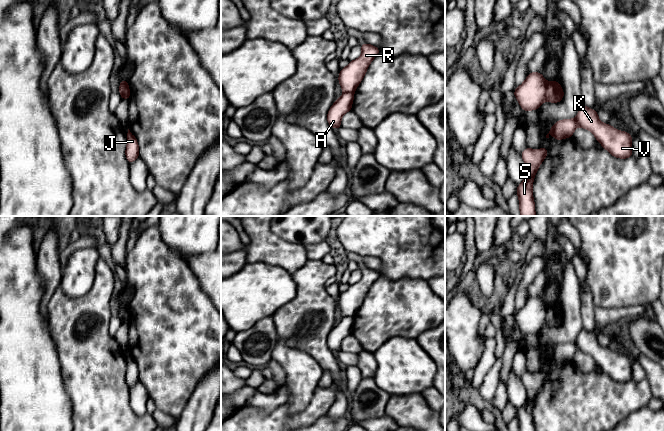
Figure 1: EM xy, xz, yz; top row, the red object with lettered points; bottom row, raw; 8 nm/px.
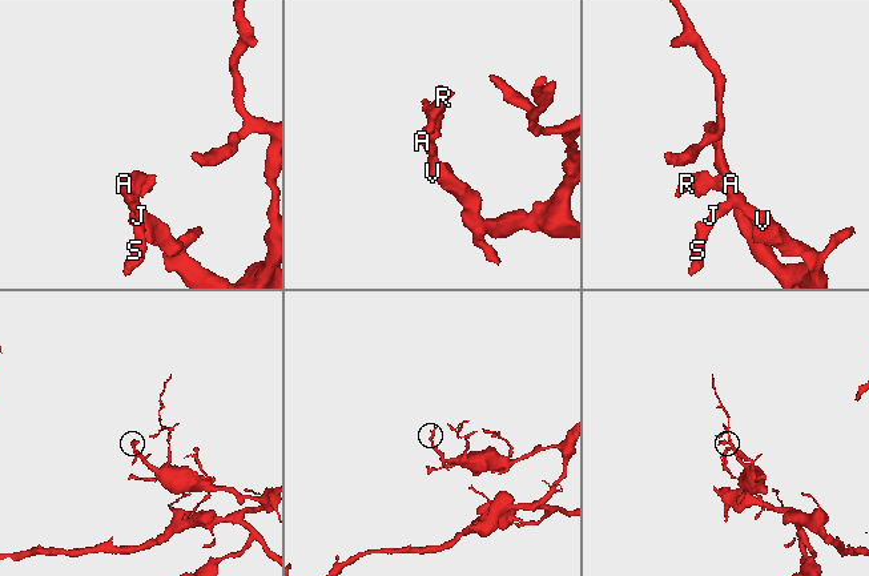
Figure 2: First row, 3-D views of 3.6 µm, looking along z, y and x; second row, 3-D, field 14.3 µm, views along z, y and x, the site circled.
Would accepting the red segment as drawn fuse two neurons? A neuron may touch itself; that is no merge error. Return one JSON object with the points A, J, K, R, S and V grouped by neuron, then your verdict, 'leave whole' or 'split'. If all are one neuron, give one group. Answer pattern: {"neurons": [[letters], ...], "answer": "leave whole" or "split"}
{"neurons": [["A", "J", "K", "S", "V"], ["R"]], "answer": "split"}

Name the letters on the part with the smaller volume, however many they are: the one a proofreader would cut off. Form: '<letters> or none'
R

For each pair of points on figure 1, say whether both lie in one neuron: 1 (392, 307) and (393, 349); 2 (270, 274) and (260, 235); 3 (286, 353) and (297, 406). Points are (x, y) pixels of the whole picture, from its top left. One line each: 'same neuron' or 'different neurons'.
1: different neurons
2: different neurons
3: same neuron

